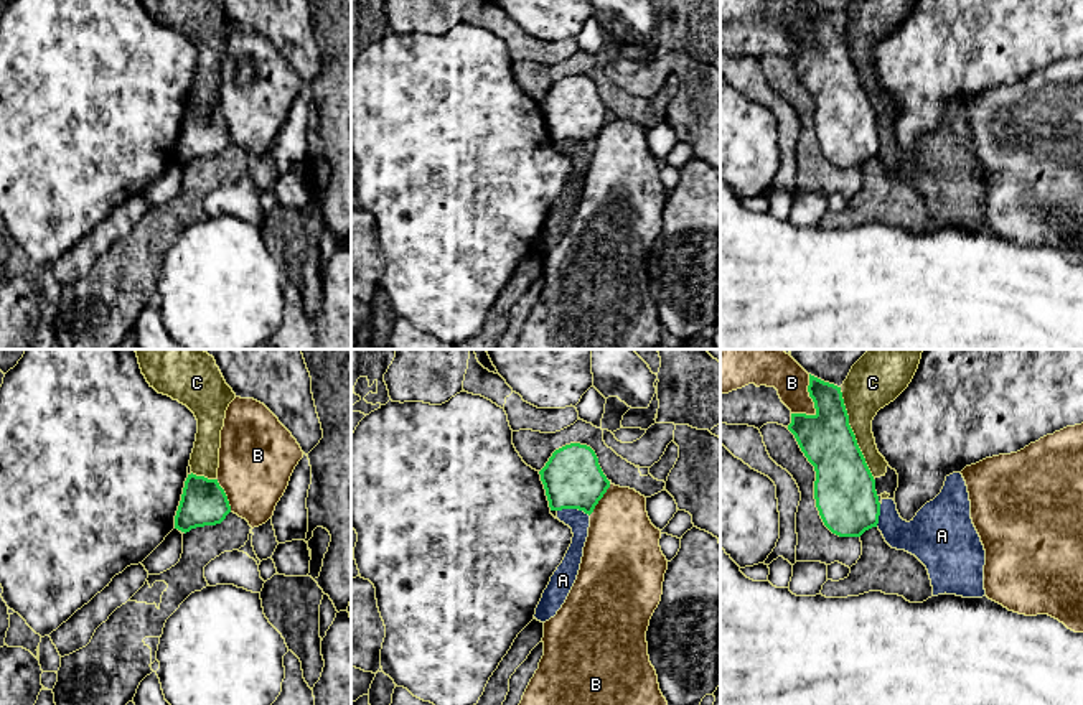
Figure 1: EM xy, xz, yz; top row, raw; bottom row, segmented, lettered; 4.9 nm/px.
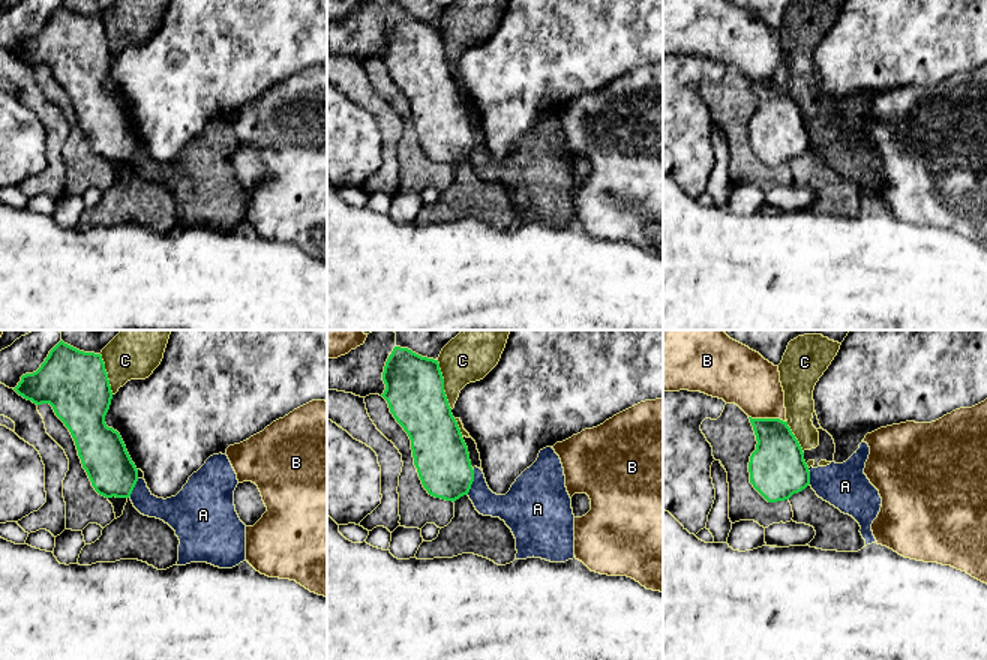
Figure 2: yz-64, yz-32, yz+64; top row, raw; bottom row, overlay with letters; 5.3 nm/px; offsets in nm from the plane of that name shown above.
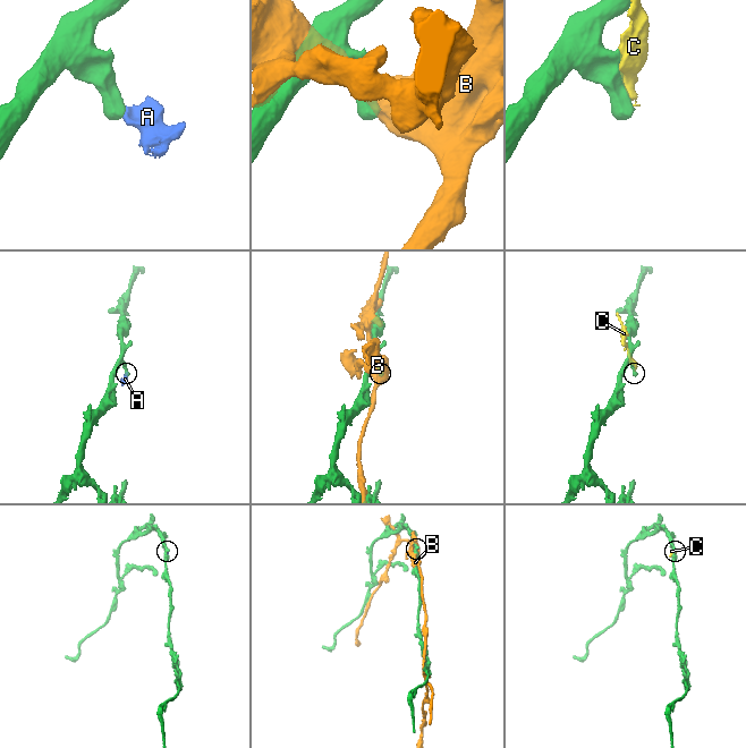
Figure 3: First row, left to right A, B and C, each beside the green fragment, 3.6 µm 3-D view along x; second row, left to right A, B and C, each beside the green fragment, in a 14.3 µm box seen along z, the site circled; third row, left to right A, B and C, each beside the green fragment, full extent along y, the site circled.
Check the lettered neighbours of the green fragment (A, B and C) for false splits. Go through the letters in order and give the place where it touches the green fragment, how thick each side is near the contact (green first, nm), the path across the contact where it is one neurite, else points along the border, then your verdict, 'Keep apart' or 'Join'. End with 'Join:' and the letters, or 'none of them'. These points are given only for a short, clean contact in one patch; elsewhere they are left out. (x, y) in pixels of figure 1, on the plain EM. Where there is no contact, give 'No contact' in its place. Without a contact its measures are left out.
A: Touches green at xz (574, 139). Thickness 300 nm (green) against 100 nm. Boundary: xz (557, 140), (582, 140), (589, 147). Keep apart
B: Touches green at yz (815, 37). Thickness 260 nm (green) against 160 nm. Keep apart
C: Touches green at yz (853, 63). Thickness 280 nm (green) against 220 nm. Keep apart
Join: none of them

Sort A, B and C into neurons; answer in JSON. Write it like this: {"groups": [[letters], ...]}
{"groups": [["A", "C"], ["B"]]}

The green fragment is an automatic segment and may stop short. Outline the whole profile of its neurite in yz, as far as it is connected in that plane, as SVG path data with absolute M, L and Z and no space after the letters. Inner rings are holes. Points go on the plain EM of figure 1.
M809 5L816 44L791 44L788 61L814 97L814 130L824 156L839 168L860 168L877 158L875 110L849 56L841 18Z

